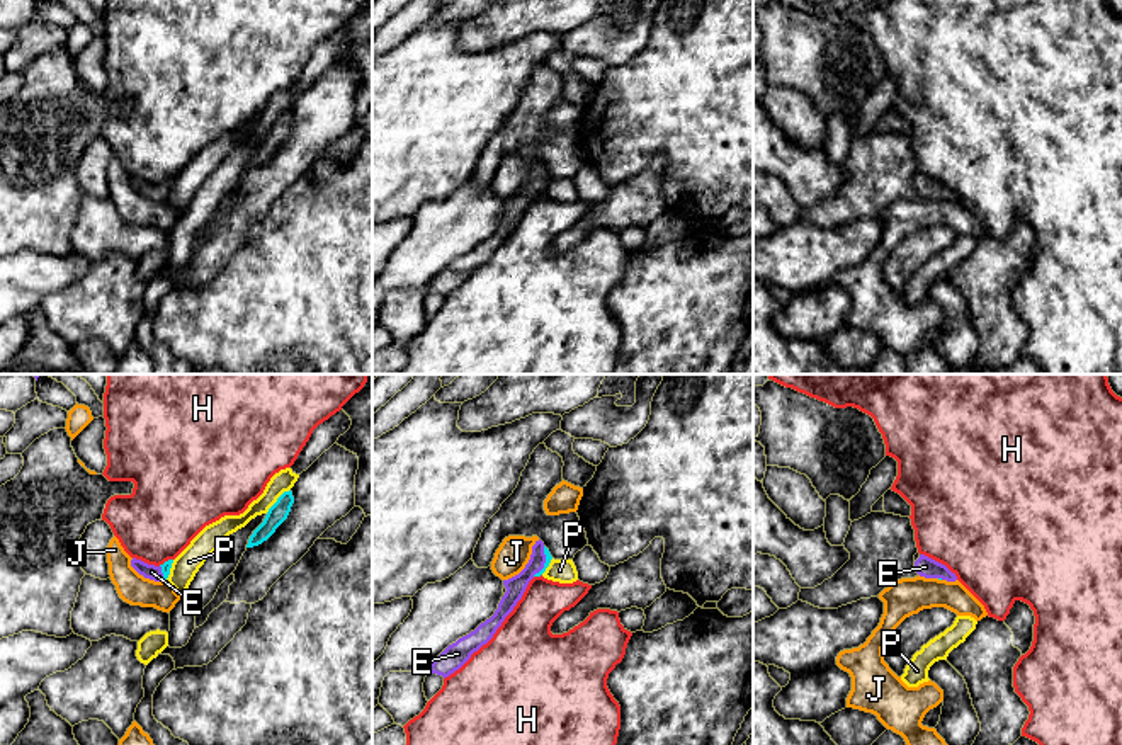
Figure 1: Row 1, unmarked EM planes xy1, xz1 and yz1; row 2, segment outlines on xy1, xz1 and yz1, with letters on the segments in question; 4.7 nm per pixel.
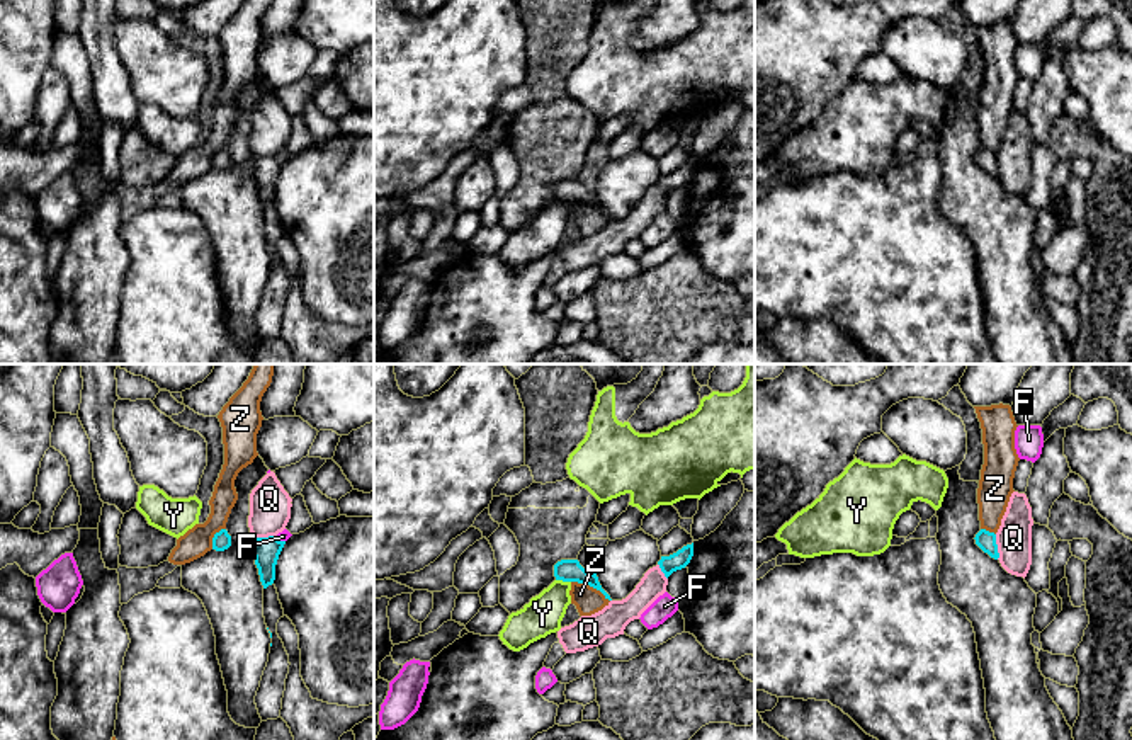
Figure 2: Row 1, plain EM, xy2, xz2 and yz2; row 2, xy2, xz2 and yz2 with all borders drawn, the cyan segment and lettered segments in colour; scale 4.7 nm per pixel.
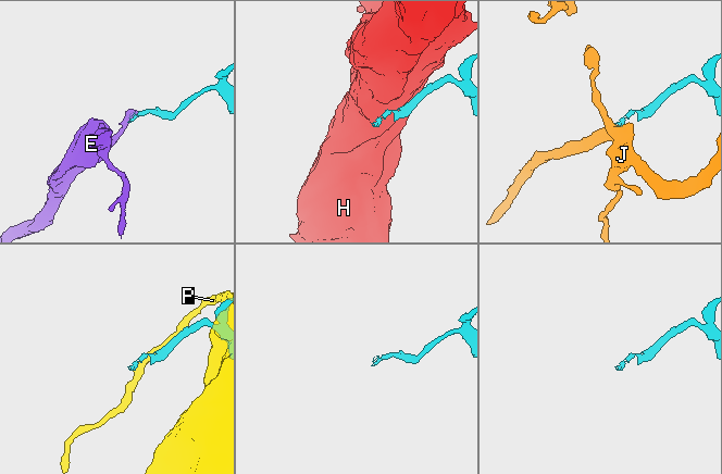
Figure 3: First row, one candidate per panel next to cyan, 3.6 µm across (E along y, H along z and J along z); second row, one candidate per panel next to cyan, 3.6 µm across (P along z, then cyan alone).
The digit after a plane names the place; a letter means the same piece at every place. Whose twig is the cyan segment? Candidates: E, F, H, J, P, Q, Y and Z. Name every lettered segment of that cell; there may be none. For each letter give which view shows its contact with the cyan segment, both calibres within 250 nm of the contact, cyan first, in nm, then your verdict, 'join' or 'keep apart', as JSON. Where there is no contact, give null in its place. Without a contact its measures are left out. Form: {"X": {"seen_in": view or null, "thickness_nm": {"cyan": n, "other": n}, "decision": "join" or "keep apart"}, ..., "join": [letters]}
{"E": {"seen_in": "xz1", "thickness_nm": {"cyan": 30, "other": 90}, "decision": "join"}, "F": {"seen_in": "xy2", "thickness_nm": {"cyan": 130, "other": 50}, "decision": "keep apart"}, "H": {"seen_in": "xy1", "thickness_nm": {"cyan": 50, "other": 380}, "decision": "keep apart"}, "J": {"seen_in": "xy1", "thickness_nm": {"cyan": 50, "other": 150}, "decision": "keep apart"}, "P": {"seen_in": "xy1", "thickness_nm": {"cyan": 90, "other": 100}, "decision": "keep apart"}, "Q": {"seen_in": "yz2", "thickness_nm": {"cyan": 90, "other": 170}, "decision": "keep apart"}, "Y": {"seen_in": "xz2", "thickness_nm": {"cyan": 110, "other": 180}, "decision": "keep apart"}, "Z": {"seen_in": "xz2", "thickness_nm": {"cyan": 110, "other": 130}, "decision": "keep apart"}, "join": ["E"]}

